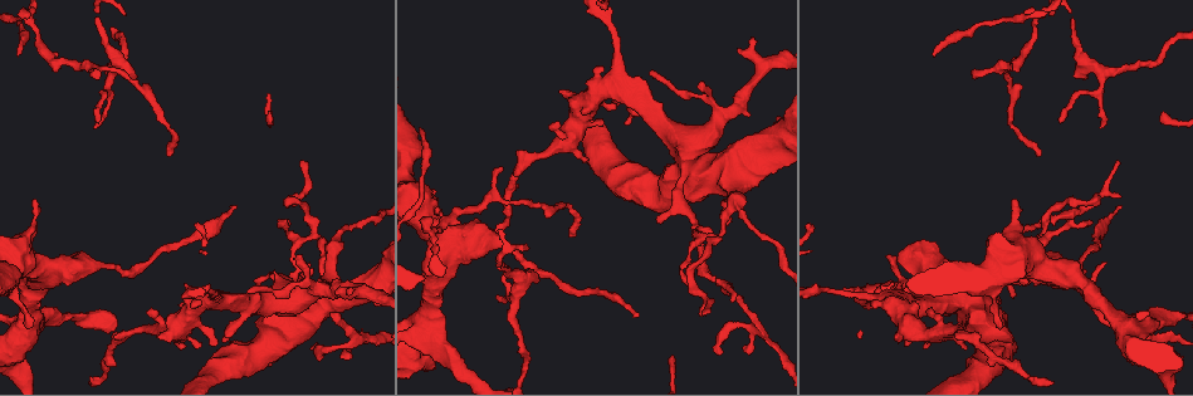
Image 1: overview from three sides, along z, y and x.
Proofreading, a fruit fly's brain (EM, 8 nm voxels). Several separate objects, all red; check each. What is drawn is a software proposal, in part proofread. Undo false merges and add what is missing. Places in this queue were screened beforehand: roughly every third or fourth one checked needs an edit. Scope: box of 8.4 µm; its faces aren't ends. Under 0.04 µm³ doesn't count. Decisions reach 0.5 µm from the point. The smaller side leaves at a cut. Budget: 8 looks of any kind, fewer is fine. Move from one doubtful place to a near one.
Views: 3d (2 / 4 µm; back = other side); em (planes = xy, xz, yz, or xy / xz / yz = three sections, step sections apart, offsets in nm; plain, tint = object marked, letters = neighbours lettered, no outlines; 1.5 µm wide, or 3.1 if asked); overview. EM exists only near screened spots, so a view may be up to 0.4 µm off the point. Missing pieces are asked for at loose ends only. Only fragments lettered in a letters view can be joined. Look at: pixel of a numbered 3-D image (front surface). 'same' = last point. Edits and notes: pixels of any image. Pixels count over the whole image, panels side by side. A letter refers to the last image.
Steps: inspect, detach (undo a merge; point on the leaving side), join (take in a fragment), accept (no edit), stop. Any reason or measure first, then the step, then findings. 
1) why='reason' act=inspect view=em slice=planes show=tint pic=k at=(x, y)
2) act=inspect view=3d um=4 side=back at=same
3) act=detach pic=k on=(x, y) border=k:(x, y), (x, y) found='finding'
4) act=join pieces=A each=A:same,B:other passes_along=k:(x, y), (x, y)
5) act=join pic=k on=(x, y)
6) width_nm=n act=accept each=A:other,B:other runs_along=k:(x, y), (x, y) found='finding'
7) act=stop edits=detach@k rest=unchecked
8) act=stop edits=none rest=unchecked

why='free end' act=inspect view=em slice=planes show=letters pic=1 at=(500, 171)

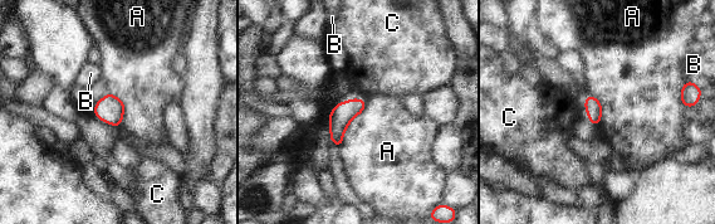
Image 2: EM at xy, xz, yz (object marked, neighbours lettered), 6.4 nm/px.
width_nm=110 act=accept each=A:other,B:other,C:other found='no lettered fragment goes on from it'

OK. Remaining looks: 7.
why='long arm stops here' act=inspect view=em slice=yz step=4 show=letters pic=1 at=(1040, 156)

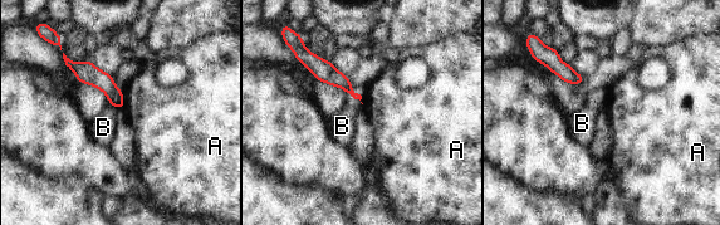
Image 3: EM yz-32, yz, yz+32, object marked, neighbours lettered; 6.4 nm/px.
act=accept each=A:other,B:other border=3:(108, 102), (117, 109) found='none of them fits'

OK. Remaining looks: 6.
why='branch point' act=inspect view=3d um=4 pic=1 at=(732, 204)

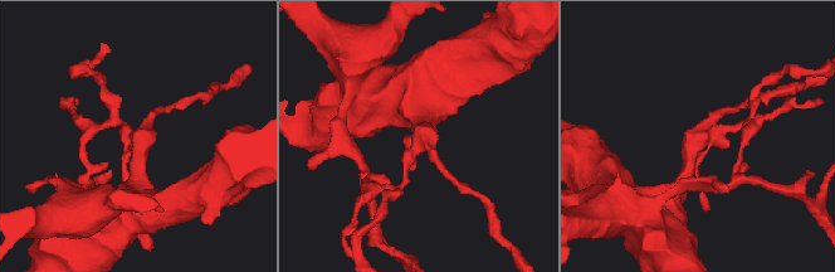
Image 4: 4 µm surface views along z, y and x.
arms=3 why='now the EM' act=inspect view=em slice=xy step=4 show=tint pic=4 at=(136, 140)

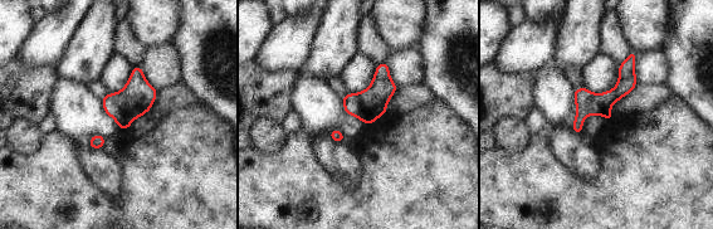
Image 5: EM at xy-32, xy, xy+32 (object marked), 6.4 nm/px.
why='cut it another way' act=inspect view=em slice=planes show=letters at=same

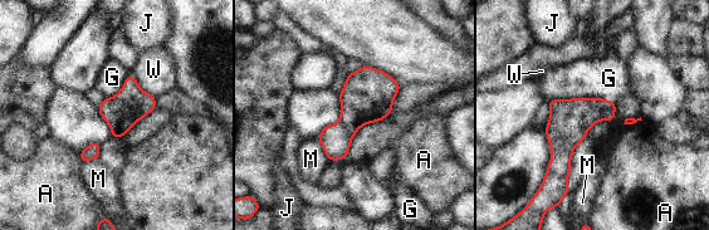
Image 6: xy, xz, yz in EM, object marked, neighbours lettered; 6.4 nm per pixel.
act=detach pic=6 on=(335, 140) each=A:other,G:other,J:other,M:other,W:other border=6:(338, 122), (352, 137) found='a second neuron is stuck on'

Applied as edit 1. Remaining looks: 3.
act=stop edits=detach@6 rest=unchecked

